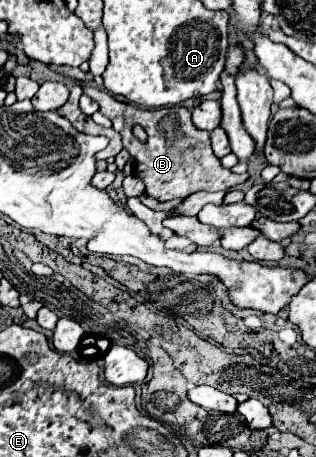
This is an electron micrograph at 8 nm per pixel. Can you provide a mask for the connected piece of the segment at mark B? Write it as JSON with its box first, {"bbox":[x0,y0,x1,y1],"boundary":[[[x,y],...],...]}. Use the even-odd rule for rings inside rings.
{"bbox":[82,85,248,201],"boundary":[[[82,85],[82,91],[100,105],[100,113],[112,119],[112,127],[122,133],[124,149],[136,159],[134,175],[138,175],[146,185],[146,195],[158,201],[172,201],[176,197],[188,197],[196,191],[228,191],[248,179],[248,173],[234,175],[230,169],[220,165],[220,159],[210,147],[210,133],[200,131],[192,125],[190,111],[186,107],[162,107],[162,109],[138,109],[130,103],[114,99],[110,93]],[[140,125],[148,139],[142,143],[134,137],[132,127]]]}

